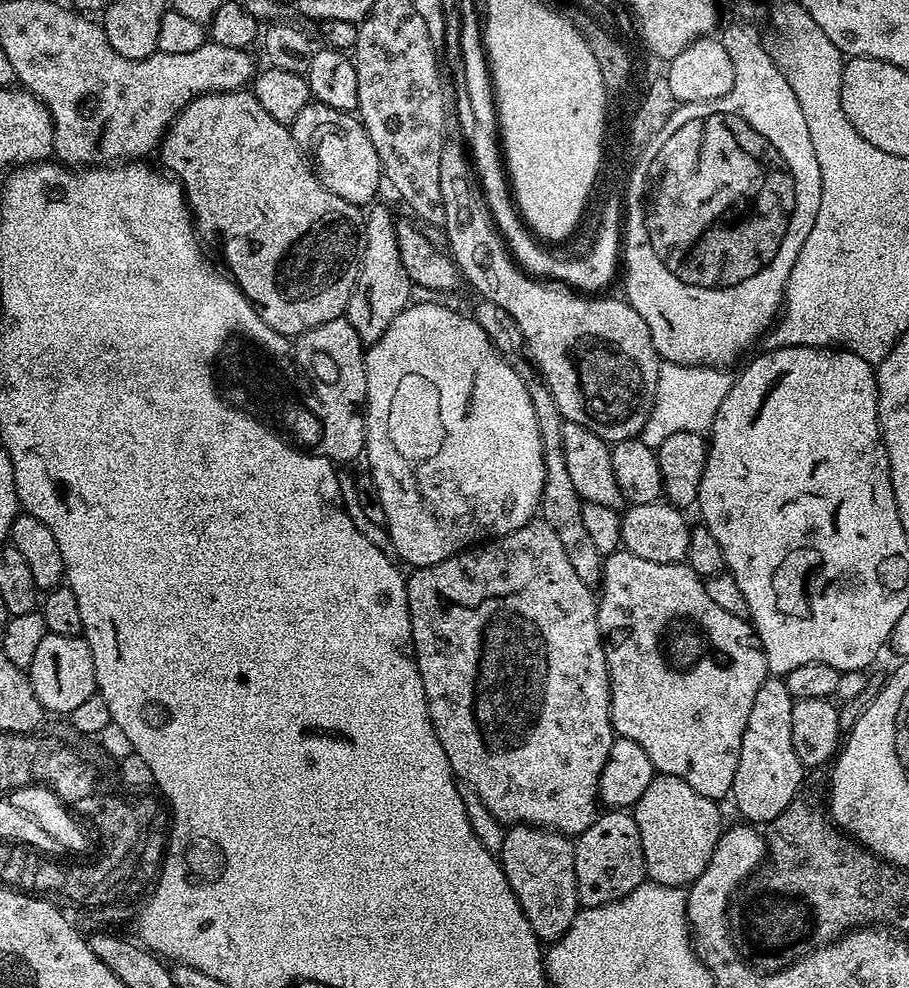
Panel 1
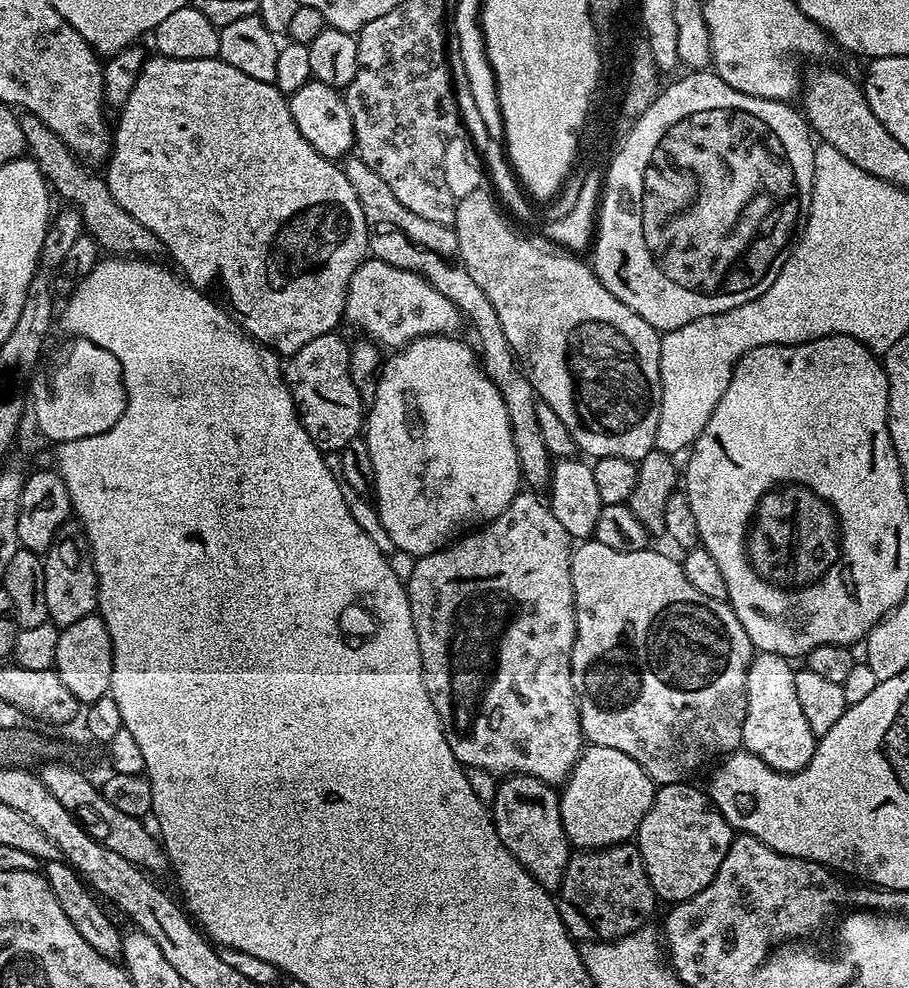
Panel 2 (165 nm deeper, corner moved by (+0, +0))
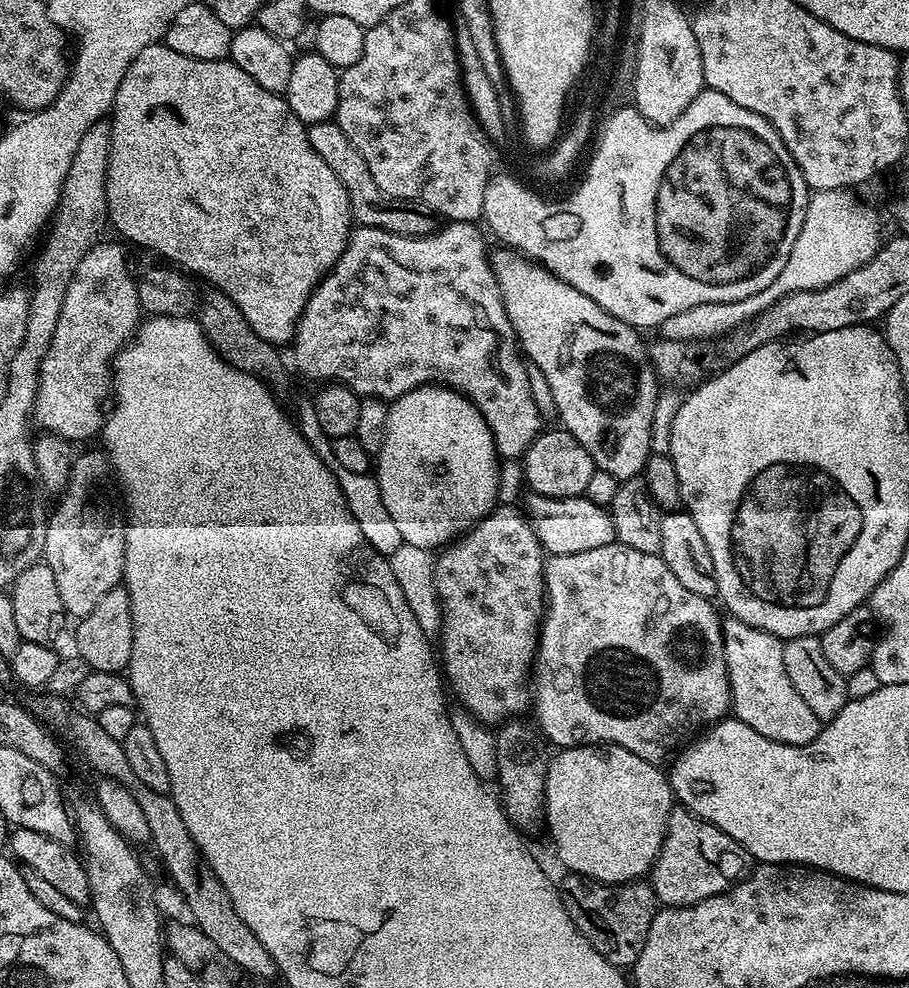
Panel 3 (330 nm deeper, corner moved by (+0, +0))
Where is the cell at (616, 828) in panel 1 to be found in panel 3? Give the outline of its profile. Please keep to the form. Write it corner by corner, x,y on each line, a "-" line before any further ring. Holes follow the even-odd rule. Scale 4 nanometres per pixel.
564,874
558,880
562,906
566,906
566,914
578,926
590,946
602,954
621,970
631,969
638,954
642,954
642,946
646,946
646,934
650,934
650,922
654,922
658,911
656,892
651,883
643,879
633,880
630,884
603,884
585,876

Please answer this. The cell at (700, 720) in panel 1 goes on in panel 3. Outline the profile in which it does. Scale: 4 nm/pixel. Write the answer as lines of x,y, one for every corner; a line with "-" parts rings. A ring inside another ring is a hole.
617,542
598,546
598,550
582,550
582,554
548,556
544,565
544,590
546,611
540,625
534,661
534,712
536,708
535,723
549,745
557,744
555,747
563,750
578,748
581,744
617,744
630,750
630,754
638,754
638,758
664,762
660,760
667,761
668,752
675,753
693,734
729,715
732,695
724,657
722,616
712,609
712,600
702,598
698,594
690,594
690,590
686,590
686,586
682,586
682,582
674,578
670,566
666,566
659,554
642,554
642,550
630,550
630,546

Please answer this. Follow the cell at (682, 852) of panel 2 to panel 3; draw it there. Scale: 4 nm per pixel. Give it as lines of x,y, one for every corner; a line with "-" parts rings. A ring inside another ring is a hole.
683,806
673,807
660,856
654,862
650,883
661,905
685,908
722,894
733,884
745,880
754,867
752,855
718,826
695,816

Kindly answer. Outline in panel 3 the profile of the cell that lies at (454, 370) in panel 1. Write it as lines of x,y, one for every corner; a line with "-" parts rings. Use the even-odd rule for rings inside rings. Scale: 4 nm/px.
425,386
410,390
391,401
388,404
388,417
386,418
386,438
382,442
382,450
374,460
374,475
382,490
382,502
386,502
386,510
390,510
390,518
394,518
405,544
429,550
440,550
463,536
465,532
475,528
479,520
490,516
492,509
497,507
496,496
498,497
500,492
500,468
496,460
498,461
498,453
490,426
482,418
480,411
459,392
453,392
452,389
443,386

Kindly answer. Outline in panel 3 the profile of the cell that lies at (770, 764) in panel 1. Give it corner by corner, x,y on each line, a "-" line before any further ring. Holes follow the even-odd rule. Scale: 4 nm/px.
735,618
723,621
724,657
732,695
731,711
735,719
746,722
746,726
758,730
762,738
782,742
790,746
806,746
818,738
822,721
802,702
794,682
786,674
782,663
784,641
779,636
758,630

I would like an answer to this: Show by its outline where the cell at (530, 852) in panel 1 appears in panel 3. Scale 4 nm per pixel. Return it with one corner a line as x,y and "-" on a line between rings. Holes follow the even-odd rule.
509,718
495,729
496,780
504,787
502,803
508,821
521,833
528,834
536,820
544,820
544,787
550,756
543,752
546,744
541,733
531,723
524,722
520,718

